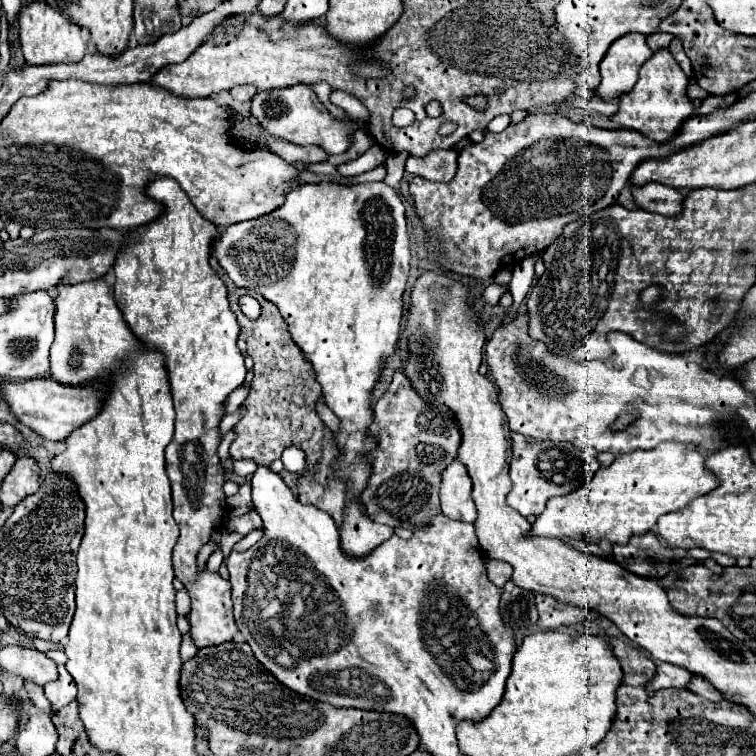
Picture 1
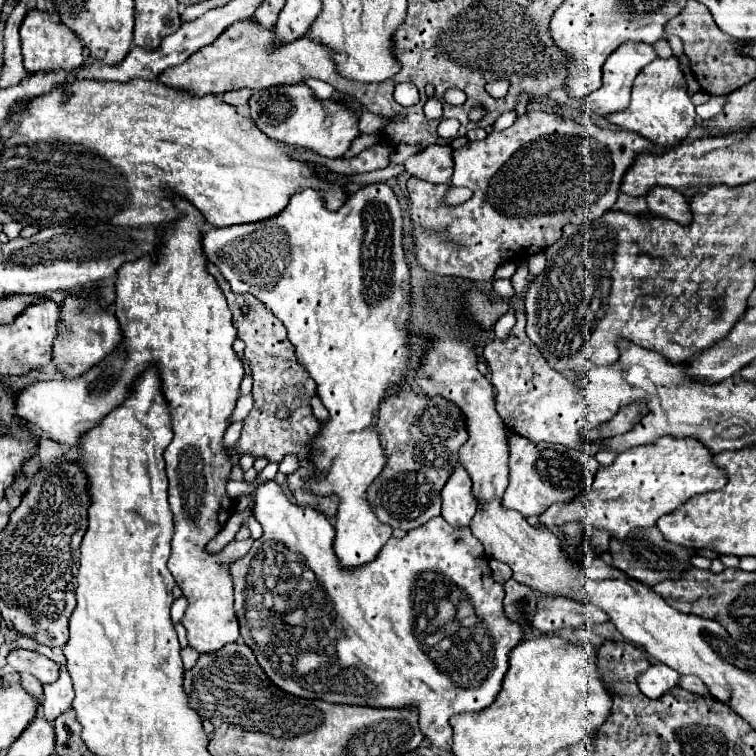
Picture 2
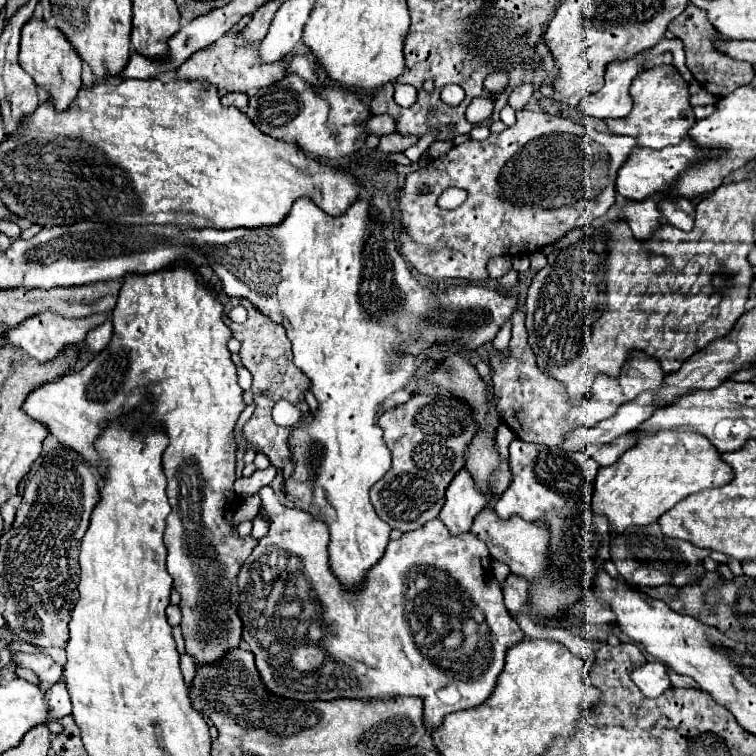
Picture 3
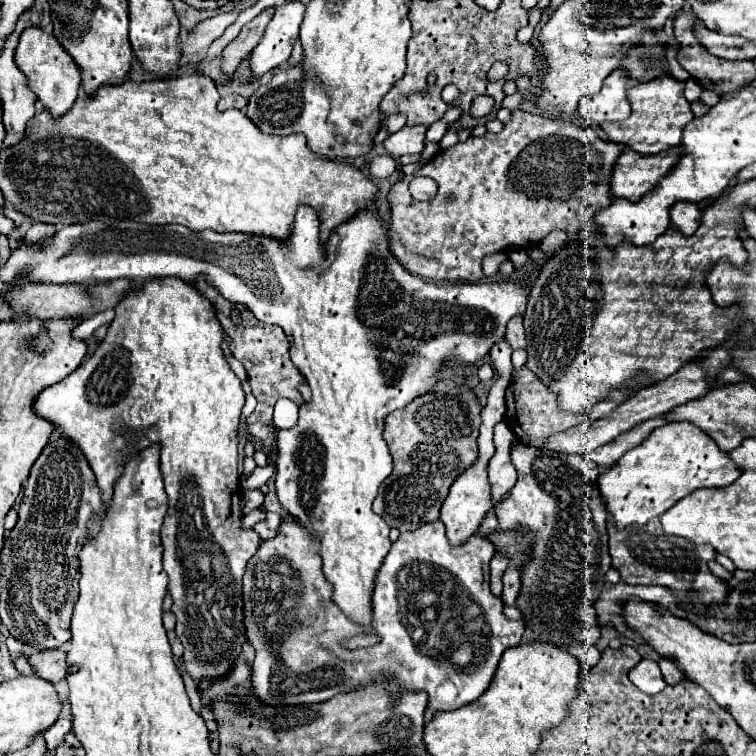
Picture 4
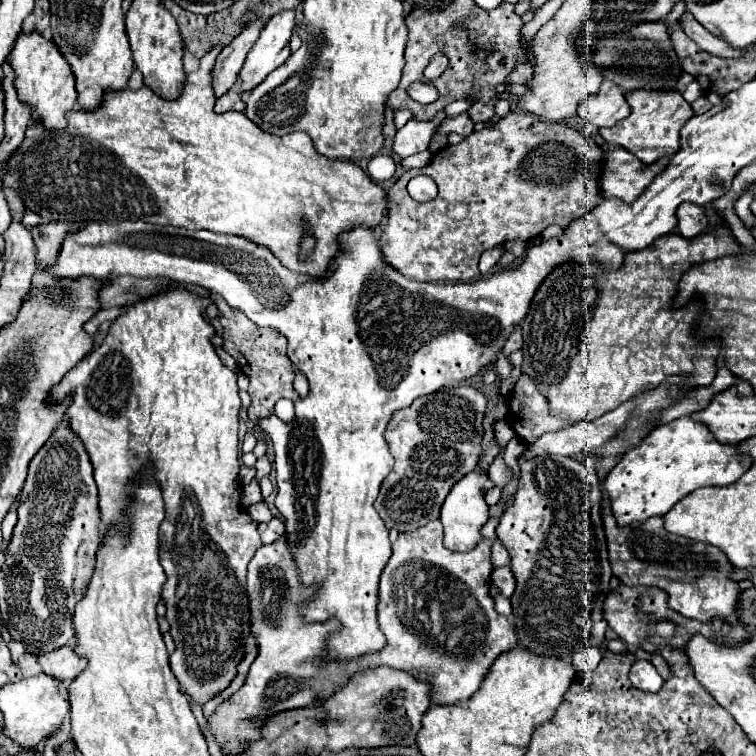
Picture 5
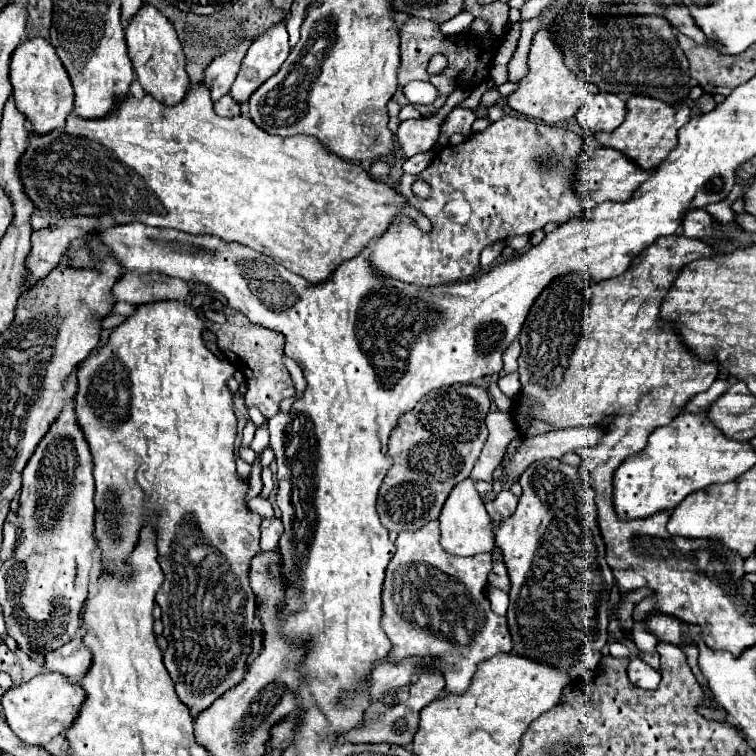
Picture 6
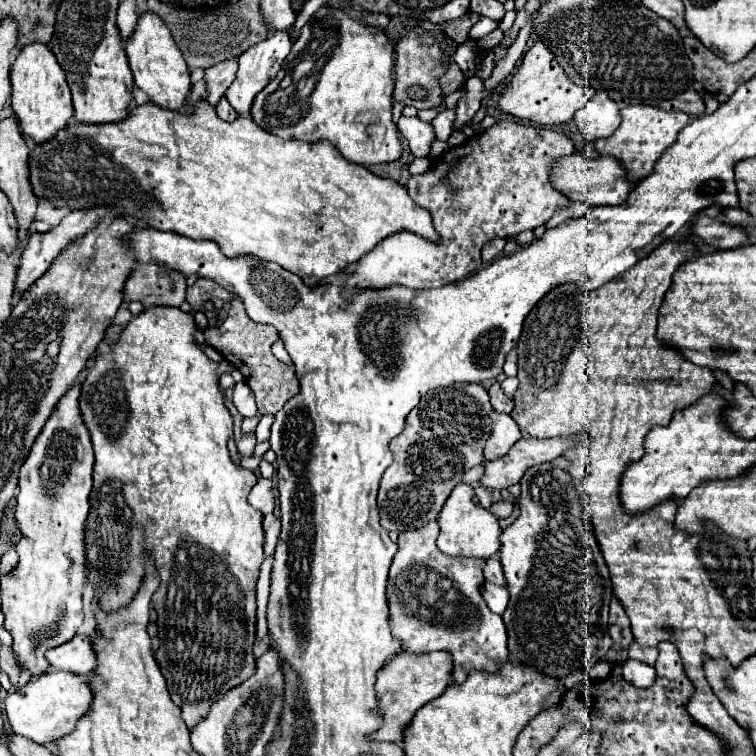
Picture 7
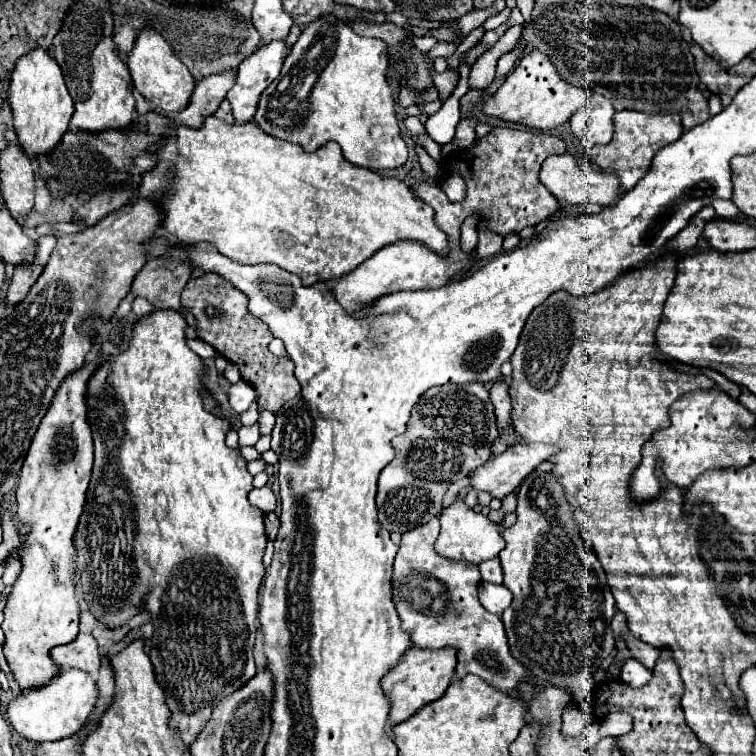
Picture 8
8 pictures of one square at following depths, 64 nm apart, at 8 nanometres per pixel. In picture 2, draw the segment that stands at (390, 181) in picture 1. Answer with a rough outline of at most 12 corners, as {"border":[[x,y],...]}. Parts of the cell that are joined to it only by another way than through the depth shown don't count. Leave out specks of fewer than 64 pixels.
{"border":[[396,146],[390,154],[390,164],[404,164],[420,148]]}

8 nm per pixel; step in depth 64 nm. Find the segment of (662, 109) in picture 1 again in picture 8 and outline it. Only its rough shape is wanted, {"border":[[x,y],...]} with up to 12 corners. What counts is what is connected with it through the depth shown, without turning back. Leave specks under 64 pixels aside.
{"border":[[614,114],[614,138],[588,156],[622,192],[684,132],[680,116]]}

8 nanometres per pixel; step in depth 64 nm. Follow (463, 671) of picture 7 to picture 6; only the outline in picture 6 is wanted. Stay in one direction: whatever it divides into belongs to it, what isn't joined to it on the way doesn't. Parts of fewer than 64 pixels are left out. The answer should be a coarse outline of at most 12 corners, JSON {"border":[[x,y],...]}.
{"border":[[440,524],[400,532],[382,588],[384,660],[434,658],[444,694],[512,650],[492,556]]}

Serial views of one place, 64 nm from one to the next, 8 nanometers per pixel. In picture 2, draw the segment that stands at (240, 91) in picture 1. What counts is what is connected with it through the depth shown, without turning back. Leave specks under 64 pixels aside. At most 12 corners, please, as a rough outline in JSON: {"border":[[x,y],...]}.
{"border":[[230,90],[224,94],[224,102],[242,106],[250,100],[252,90]]}

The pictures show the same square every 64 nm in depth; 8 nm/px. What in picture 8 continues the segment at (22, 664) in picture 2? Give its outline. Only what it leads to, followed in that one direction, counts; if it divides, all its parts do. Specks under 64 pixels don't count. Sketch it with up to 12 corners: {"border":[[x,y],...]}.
{"border":[[90,634],[52,648],[60,670],[78,668],[96,674],[102,664]]}

